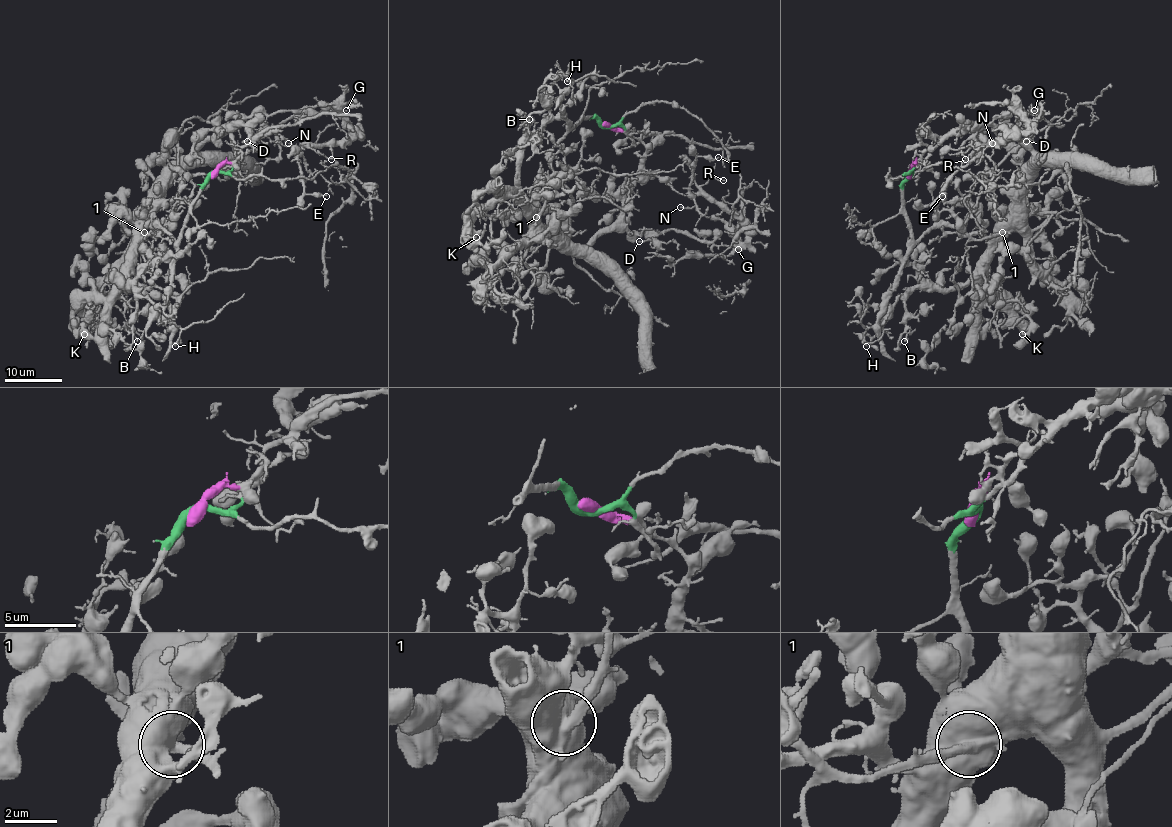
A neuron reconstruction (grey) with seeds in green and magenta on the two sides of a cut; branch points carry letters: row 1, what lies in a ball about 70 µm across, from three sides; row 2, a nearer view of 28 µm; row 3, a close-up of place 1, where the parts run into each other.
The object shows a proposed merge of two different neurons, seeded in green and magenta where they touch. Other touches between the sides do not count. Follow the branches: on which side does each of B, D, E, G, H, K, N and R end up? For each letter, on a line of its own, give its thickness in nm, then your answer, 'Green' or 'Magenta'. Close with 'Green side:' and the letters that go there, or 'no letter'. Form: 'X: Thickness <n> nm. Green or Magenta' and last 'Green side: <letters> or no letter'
B: Thickness 170 nm. Magenta
D: Thickness 120 nm. Magenta
E: Thickness 110 nm. Magenta
G: Thickness 110 nm. Magenta
H: Thickness 200 nm. Green
K: Thickness 190 nm. Magenta
N: Thickness 150 nm. Magenta
R: Thickness 160 nm. Magenta
Green side: H

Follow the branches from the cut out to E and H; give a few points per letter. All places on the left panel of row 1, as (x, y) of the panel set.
E: (212, 172), (254, 149), (234, 125), (333, 106), (347, 140), (298, 155), (303, 190), (326, 196)
H: (212, 172), (189, 209), (180, 239), (178, 256), (172, 266), (168, 296), (170, 318), (181, 331), (175, 345)

